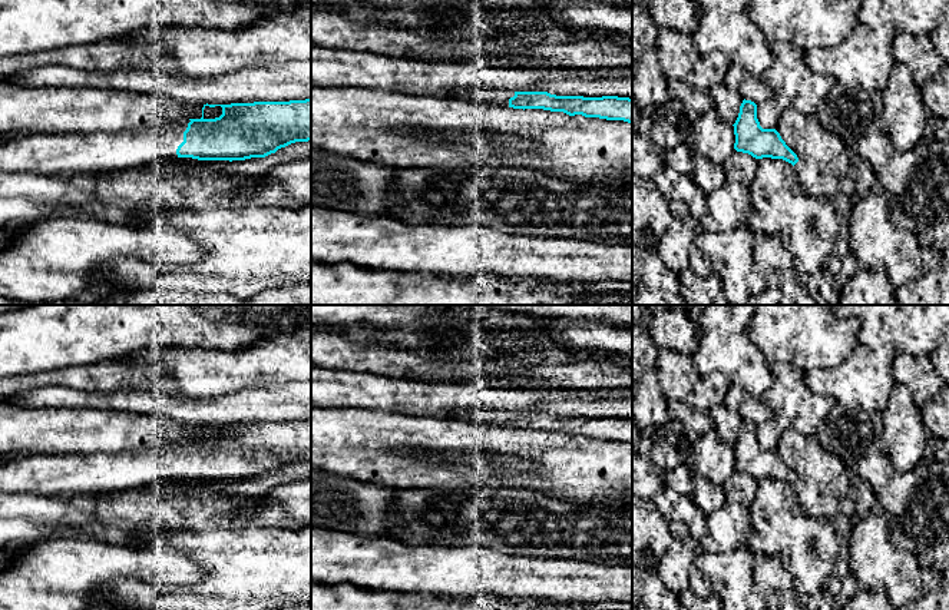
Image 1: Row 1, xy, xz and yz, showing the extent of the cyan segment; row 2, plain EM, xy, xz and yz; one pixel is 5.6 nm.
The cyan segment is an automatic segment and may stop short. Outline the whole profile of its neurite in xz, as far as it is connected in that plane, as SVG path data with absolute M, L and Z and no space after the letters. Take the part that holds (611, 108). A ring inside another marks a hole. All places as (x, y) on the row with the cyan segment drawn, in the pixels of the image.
M470 87L460 90L457 99L483 102L513 109L543 109L569 116L624 120L632 125L632 99L618 96L583 97L556 96L548 92L513 92L503 89Z

